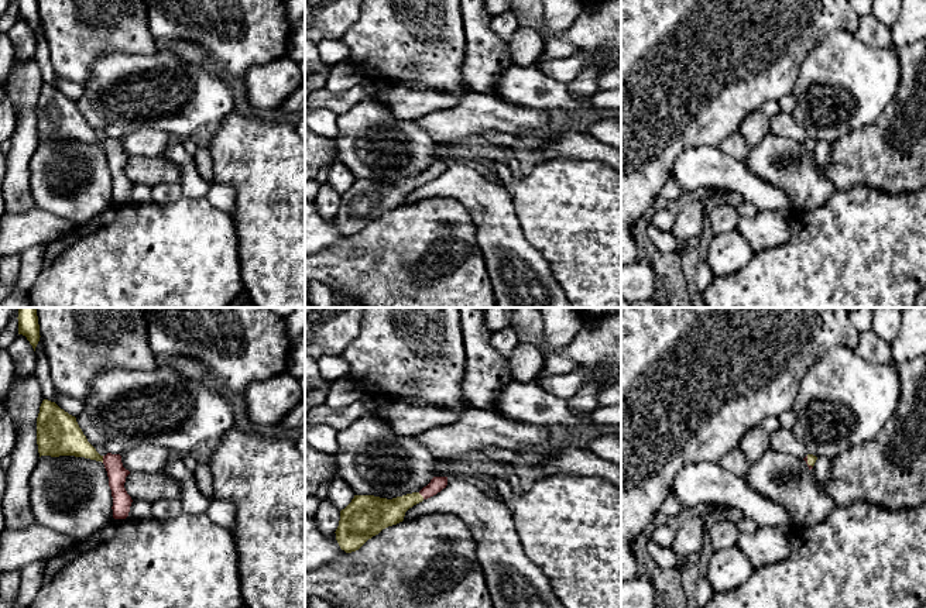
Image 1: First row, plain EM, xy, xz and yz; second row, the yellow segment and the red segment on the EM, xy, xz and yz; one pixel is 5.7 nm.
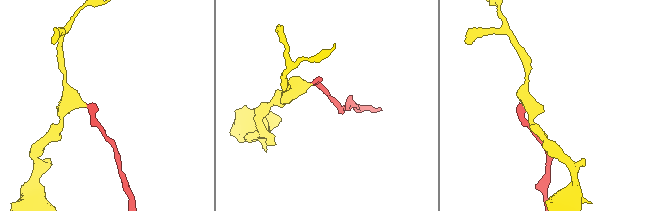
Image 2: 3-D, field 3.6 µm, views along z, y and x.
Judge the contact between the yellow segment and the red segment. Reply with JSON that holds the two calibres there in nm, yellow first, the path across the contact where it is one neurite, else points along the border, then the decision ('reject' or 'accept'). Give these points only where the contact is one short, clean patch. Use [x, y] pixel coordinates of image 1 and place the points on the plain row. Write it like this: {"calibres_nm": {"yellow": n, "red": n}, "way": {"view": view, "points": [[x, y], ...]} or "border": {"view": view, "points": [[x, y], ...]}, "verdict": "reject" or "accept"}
{"calibres_nm": {"yellow": 200, "red": 110}, "way": {"view": "xy", "points": [[64, 122], [102, 143], [116, 157]]}, "verdict": "accept"}

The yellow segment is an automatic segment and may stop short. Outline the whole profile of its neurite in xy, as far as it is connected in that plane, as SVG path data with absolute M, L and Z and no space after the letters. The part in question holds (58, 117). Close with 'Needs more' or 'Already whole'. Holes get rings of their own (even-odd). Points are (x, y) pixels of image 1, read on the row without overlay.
M44 83L37 102L37 128L41 140L75 140L102 145L107 155L109 171L113 181L113 202L126 203L131 190L131 181L124 172L130 158L123 151L121 140L107 137L100 140L88 126L76 102L61 93L55 86Z. Needs more

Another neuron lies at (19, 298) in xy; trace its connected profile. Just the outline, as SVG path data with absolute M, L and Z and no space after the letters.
M14 291L7 298L3 299L0 308L31 308L28 292Z

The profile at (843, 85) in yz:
M836 30L822 39L802 62L792 93L796 106L792 111L795 121L803 127L809 138L834 142L853 130L875 124L889 103L896 97L902 85L902 63L896 48L877 49L867 47L855 34Z

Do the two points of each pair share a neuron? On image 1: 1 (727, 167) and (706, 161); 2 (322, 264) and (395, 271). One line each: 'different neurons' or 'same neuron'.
1: same neuron
2: same neuron

